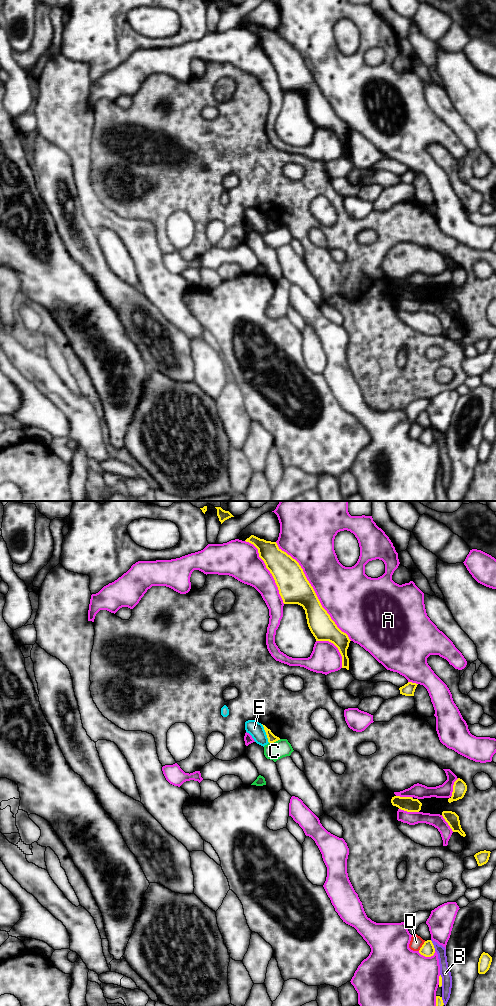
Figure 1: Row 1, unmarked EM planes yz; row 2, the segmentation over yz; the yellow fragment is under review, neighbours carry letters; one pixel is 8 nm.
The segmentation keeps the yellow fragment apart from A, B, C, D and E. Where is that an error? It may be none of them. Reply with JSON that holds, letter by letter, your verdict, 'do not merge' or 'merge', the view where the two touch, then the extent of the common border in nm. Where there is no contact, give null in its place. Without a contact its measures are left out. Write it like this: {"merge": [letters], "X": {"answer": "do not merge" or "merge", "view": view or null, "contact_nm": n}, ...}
{"merge": [], "A": {"answer": "do not merge", "view": "yz", "contact_nm": 1000}, "B": {"answer": "do not merge", "view": "yz", "contact_nm": 100}, "C": {"answer": "do not merge", "view": "yz", "contact_nm": 100}, "D": {"answer": "do not merge", "view": "yz", "contact_nm": 100}, "E": {"answer": "do not merge", "view": "yz", "contact_nm": 170}}

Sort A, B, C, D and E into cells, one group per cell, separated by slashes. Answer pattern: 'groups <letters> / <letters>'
groups A / B / C / D / E

